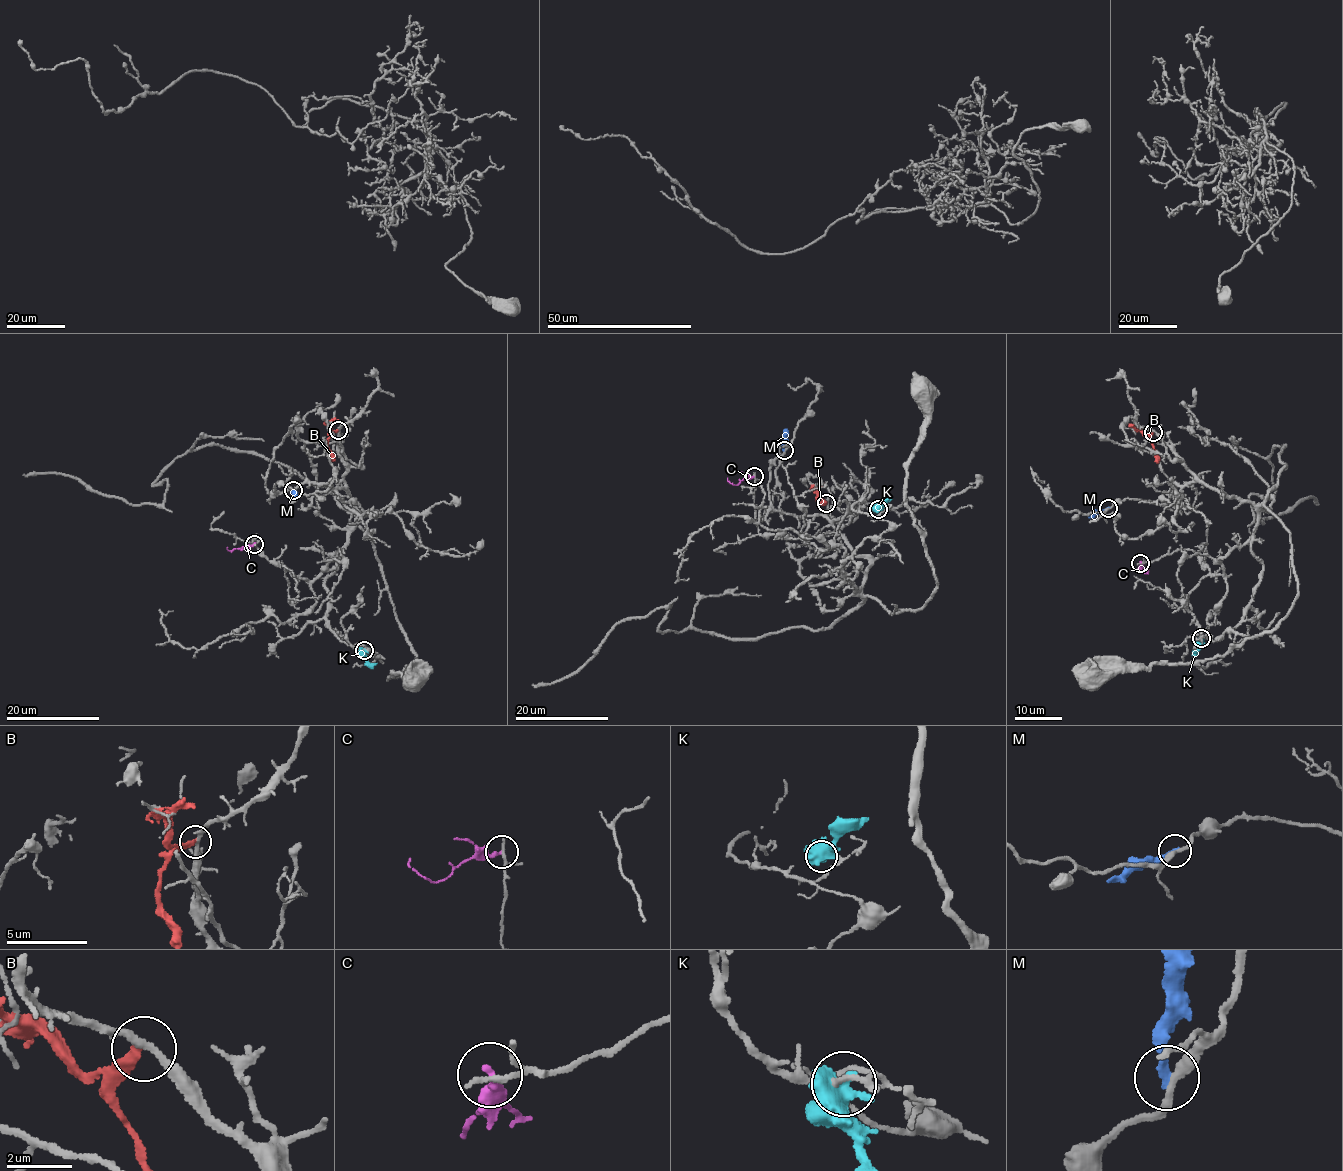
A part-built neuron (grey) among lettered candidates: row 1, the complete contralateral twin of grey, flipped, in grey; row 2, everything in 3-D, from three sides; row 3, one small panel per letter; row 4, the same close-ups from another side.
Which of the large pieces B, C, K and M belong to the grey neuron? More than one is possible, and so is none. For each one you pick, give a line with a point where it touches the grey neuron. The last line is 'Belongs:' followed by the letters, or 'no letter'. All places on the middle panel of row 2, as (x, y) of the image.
Belongs: no letter

